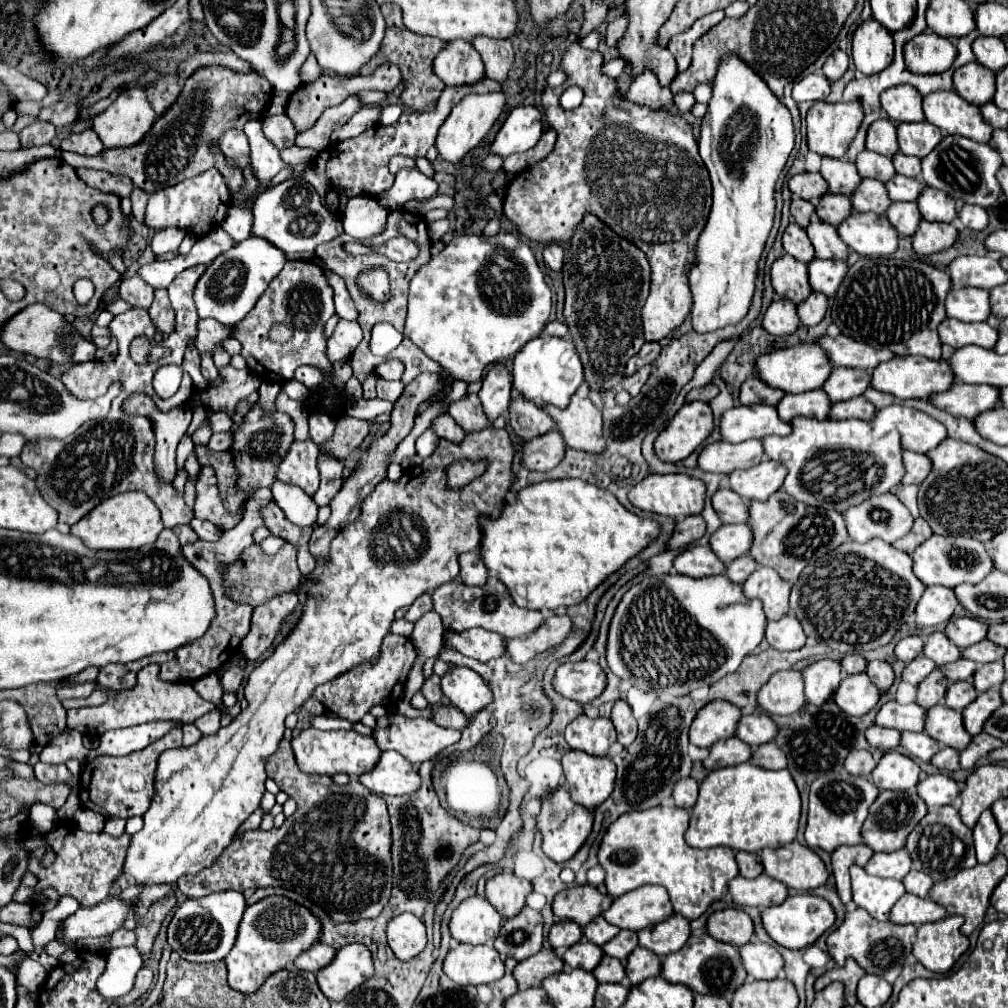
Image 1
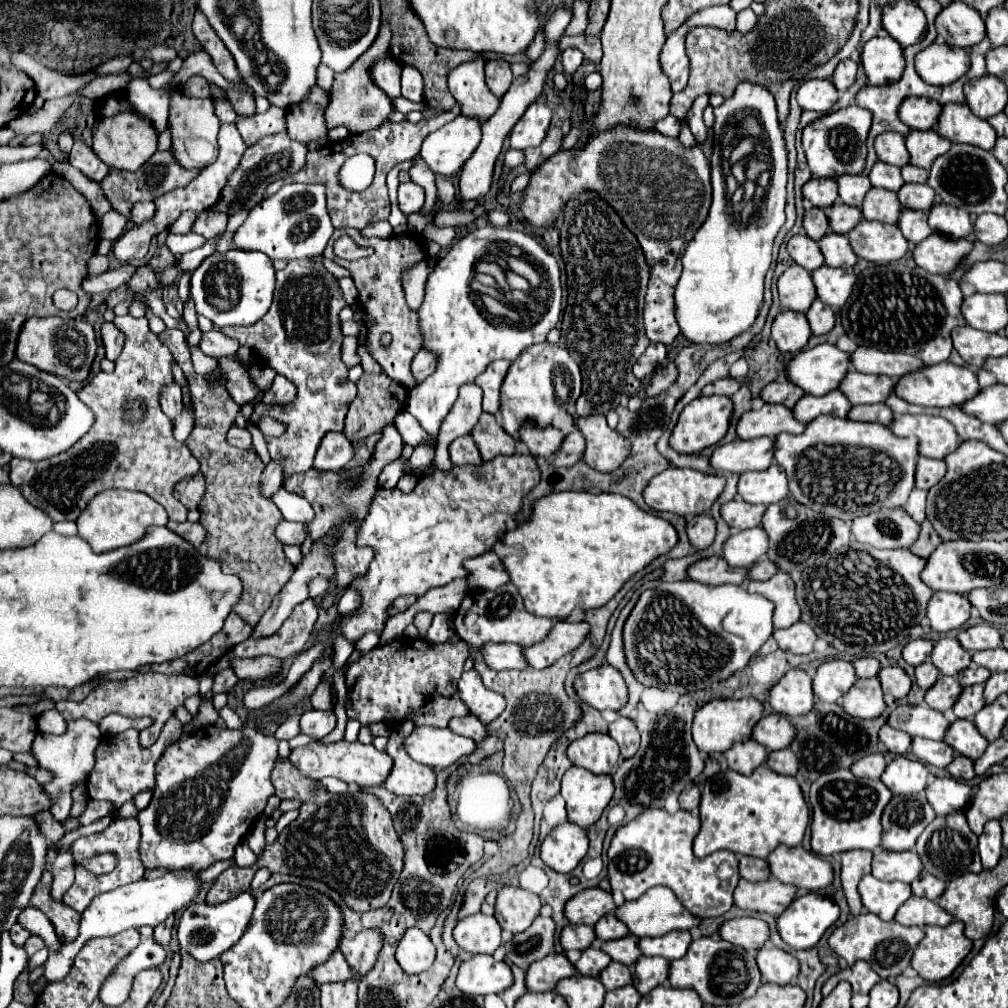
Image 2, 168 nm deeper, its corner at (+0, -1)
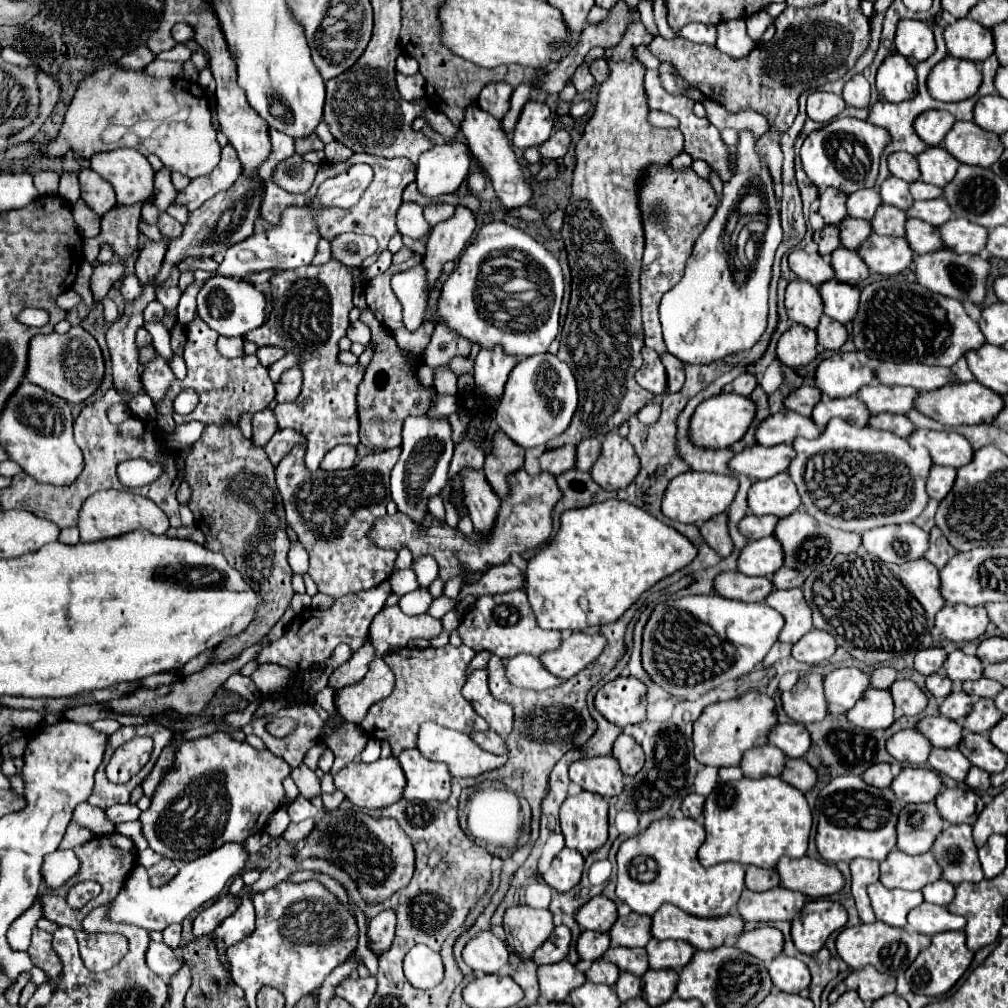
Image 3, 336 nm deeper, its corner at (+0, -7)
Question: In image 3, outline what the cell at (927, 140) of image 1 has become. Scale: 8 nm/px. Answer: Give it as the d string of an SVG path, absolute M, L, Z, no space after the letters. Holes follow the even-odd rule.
M940 146L930 148L928 152L918 156L918 164L920 164L920 172L922 172L922 180L928 184L934 184L938 188L944 188L946 184L952 182L952 178L956 176L956 170L960 166L960 162L956 162L946 150L942 150Z

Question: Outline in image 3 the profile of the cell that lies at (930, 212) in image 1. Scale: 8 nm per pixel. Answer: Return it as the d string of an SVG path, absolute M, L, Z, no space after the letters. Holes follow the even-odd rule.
M956 218L948 222L948 226L940 226L940 234L946 248L956 254L980 254L988 242L988 230L964 218Z

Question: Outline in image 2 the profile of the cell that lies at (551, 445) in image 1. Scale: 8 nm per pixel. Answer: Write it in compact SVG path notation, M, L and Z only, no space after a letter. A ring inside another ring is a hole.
M576 430L562 440L558 452L552 454L548 460L552 466L572 466L582 458L582 452L584 452L584 438Z

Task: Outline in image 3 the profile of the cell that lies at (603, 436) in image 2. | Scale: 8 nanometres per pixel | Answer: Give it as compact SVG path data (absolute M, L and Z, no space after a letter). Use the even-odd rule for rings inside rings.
M610 432L604 440L602 456L592 468L592 478L604 490L626 488L640 472L640 460L630 442L616 432Z

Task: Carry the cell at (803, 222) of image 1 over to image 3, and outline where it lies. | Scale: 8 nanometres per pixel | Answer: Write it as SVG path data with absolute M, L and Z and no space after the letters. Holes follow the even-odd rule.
M826 226L822 232L816 232L814 242L818 244L818 252L822 256L830 256L840 246L840 230L838 230L838 226Z

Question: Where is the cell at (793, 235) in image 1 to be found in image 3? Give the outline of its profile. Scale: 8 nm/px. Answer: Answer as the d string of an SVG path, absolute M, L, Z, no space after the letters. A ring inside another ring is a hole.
M794 250L788 256L790 270L804 282L810 282L812 286L820 286L834 278L834 270L830 264L824 262L820 254L806 254L804 250Z

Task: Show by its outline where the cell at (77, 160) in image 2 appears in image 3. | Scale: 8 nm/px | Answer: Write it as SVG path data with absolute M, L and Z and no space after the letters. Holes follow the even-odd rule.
M82 168L78 180L82 188L82 200L86 202L86 206L92 212L96 212L98 216L104 216L106 212L110 212L116 206L114 190L100 174L96 174L90 168Z

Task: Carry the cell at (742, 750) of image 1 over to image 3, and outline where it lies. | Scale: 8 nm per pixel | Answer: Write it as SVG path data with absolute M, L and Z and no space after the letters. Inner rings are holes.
M768 744L744 752L740 768L748 778L764 778L764 776L780 776L784 764L786 764L786 754L780 748Z

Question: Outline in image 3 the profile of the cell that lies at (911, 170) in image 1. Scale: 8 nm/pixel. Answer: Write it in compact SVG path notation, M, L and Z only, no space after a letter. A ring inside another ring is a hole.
M918 180L918 182L912 182L910 184L910 194L914 200L934 200L934 198L940 198L942 190L936 190L936 186L928 186L926 182Z

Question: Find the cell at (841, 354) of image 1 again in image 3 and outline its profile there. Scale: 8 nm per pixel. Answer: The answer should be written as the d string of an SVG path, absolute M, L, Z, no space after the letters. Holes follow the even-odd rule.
M884 362L880 368L876 368L876 378L882 384L888 386L912 386L920 392L930 392L944 388L948 384L958 382L956 374L952 368L942 368L942 366L926 366L918 362Z

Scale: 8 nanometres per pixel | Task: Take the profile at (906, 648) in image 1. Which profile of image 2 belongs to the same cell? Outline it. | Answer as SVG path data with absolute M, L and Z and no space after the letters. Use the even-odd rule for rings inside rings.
M910 640L904 650L902 650L902 658L912 664L912 666L918 666L922 664L926 658L928 658L928 652L932 652L932 640Z

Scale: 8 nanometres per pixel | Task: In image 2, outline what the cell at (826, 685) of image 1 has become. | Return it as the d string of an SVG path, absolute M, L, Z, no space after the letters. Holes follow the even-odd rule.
M826 660L818 666L812 688L814 696L822 702L838 702L844 692L856 682L856 674L846 660Z

